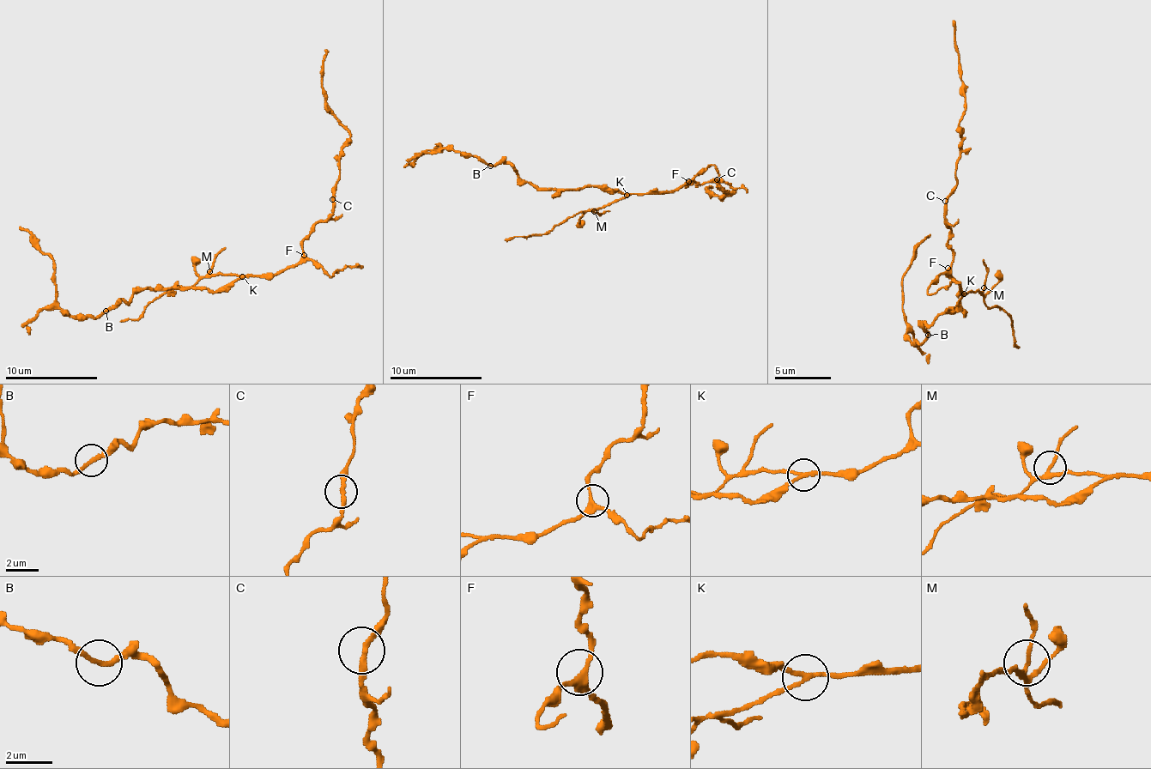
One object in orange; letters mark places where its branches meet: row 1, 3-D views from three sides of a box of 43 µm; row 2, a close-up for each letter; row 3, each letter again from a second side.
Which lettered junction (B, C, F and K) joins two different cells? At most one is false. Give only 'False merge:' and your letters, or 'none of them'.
False merge: K

